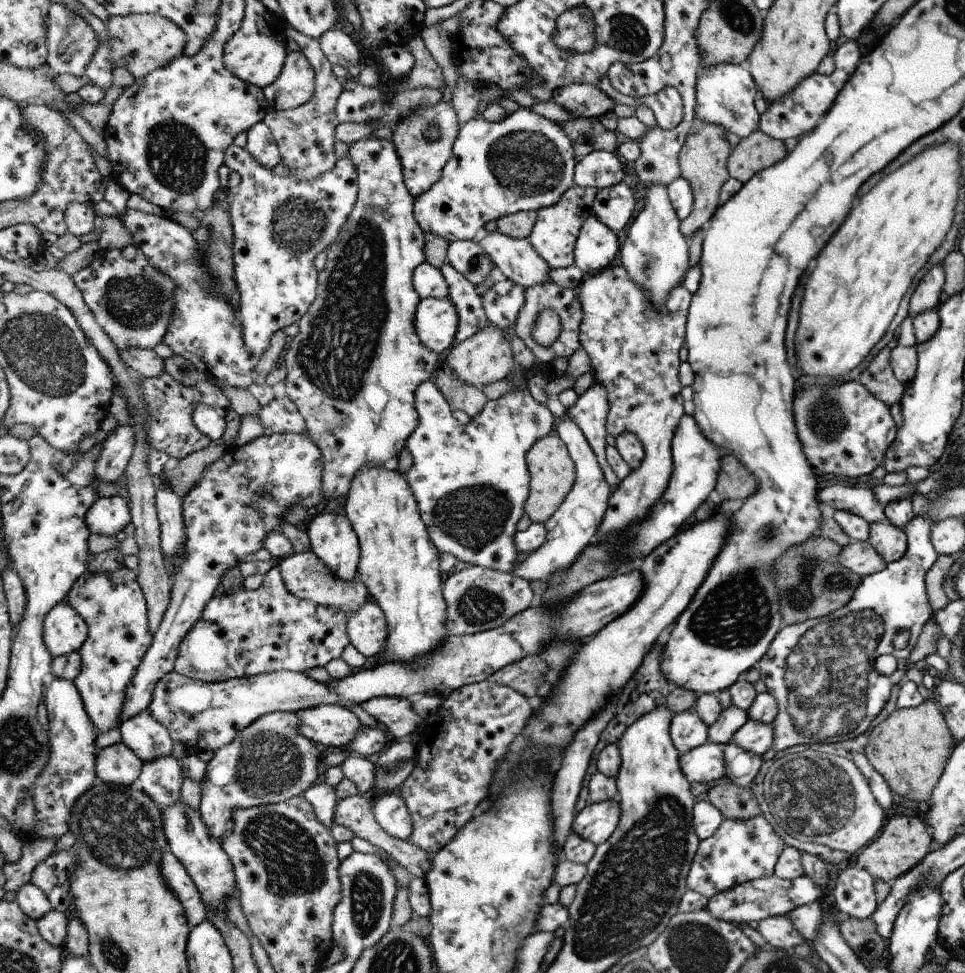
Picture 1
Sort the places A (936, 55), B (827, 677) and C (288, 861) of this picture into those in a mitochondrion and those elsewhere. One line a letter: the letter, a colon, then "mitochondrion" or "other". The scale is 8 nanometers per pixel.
A: other
B: mitochondrion
C: mitochondrion

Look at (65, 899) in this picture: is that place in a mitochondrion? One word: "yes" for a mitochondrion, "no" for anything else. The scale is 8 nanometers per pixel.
no

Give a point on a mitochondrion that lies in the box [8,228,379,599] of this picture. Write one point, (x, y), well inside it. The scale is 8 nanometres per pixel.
(134, 302)

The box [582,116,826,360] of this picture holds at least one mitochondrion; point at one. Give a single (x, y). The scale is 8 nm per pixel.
(649, 266)

